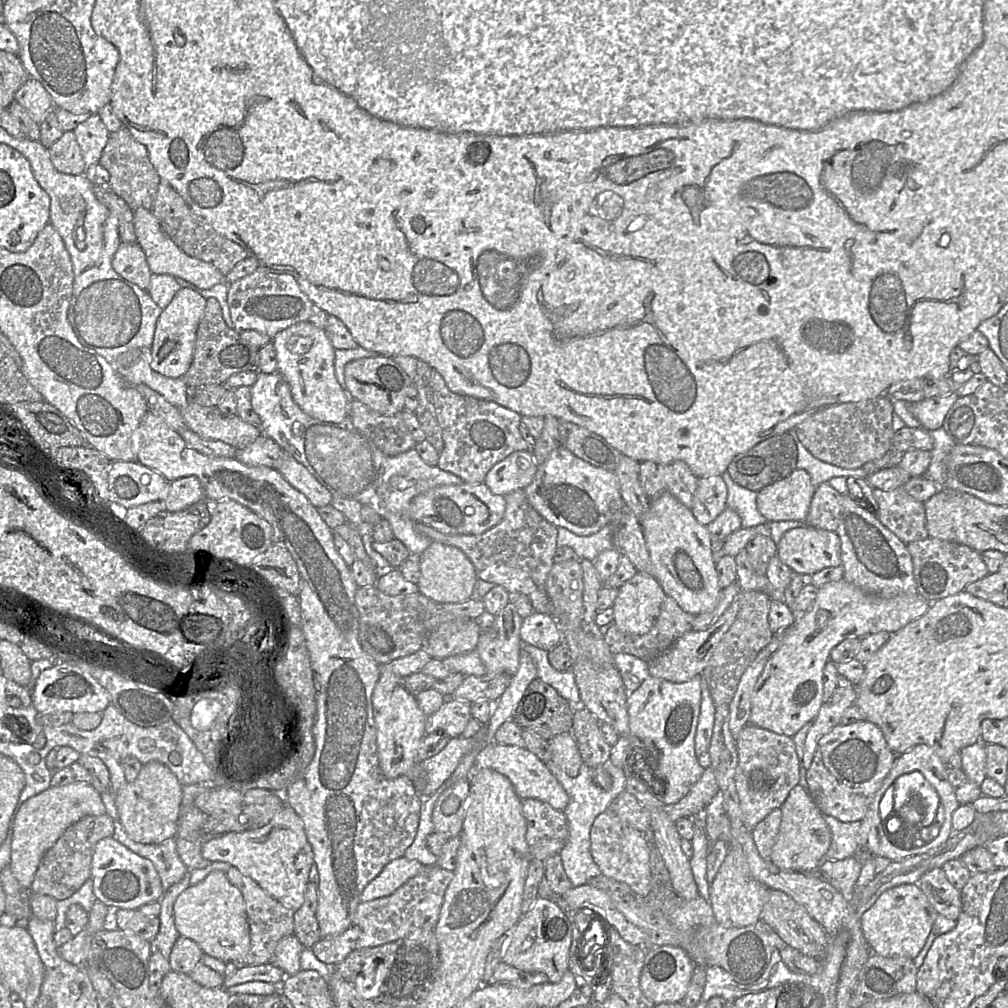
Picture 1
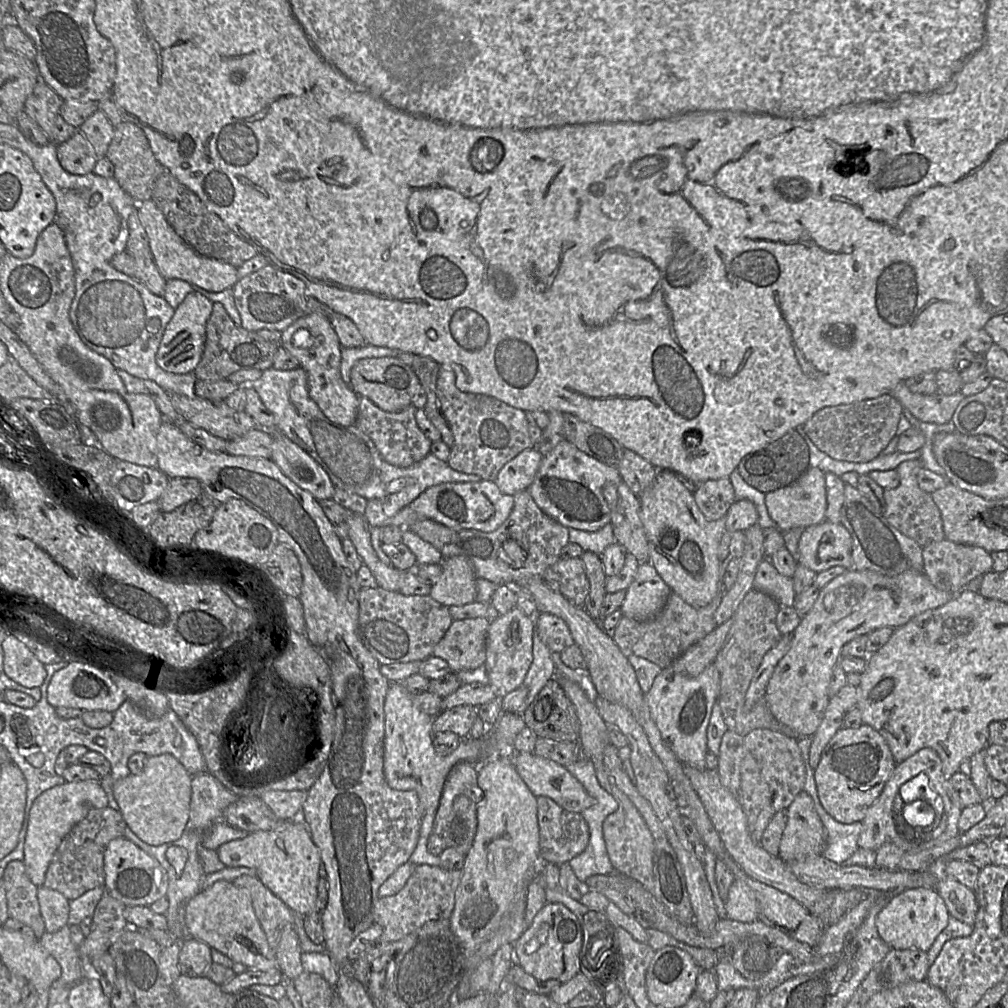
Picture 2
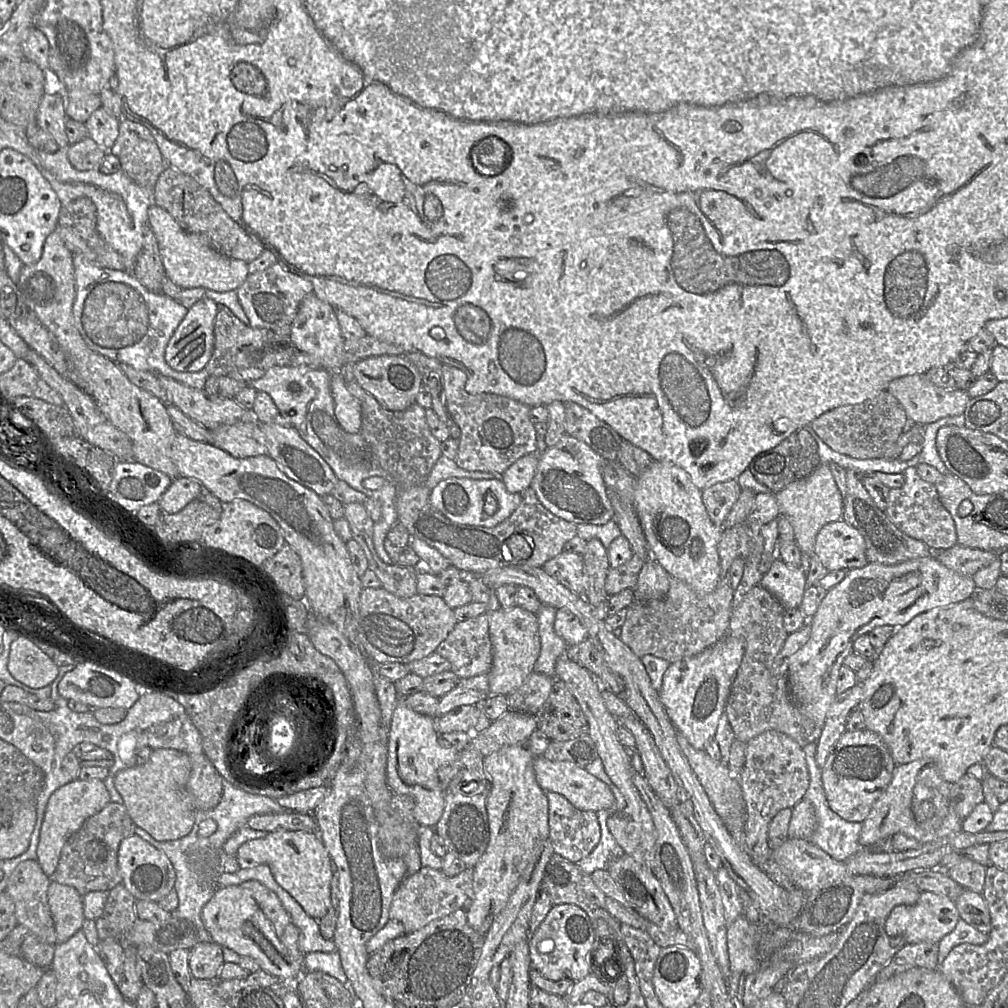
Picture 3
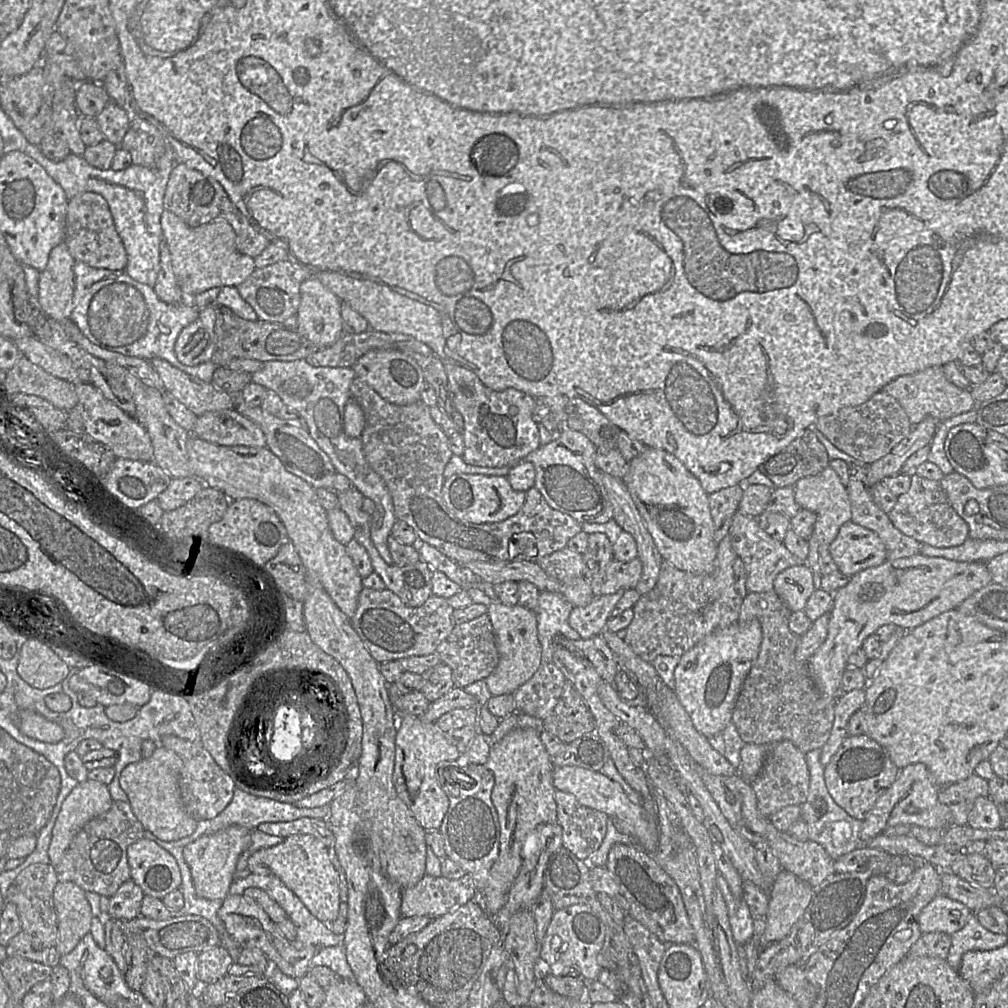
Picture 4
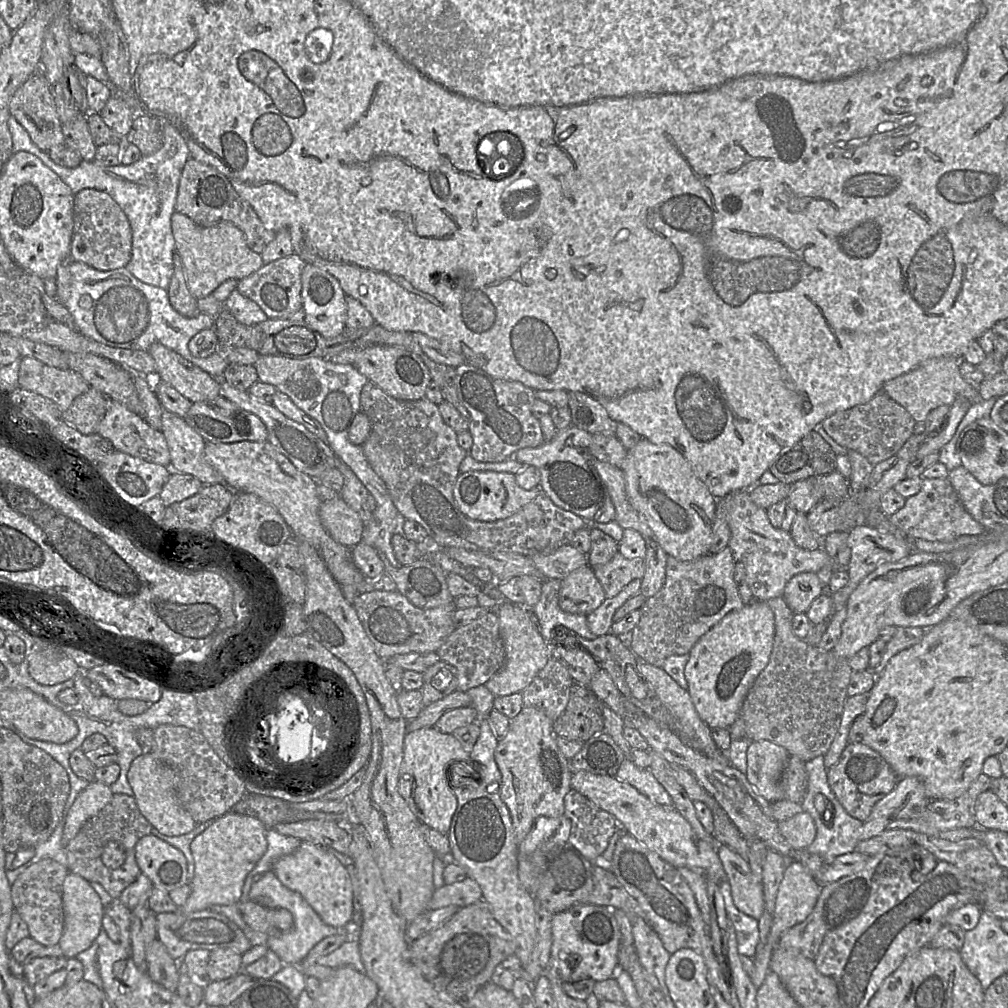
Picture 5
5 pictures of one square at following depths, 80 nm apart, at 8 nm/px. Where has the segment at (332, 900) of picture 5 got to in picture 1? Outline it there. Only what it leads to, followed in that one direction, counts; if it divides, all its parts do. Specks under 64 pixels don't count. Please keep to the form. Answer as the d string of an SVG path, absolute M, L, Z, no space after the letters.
M284 804L269 823L261 828L208 838L202 844L202 856L210 862L229 863L292 911L299 909L304 902L309 873L314 863L313 850L303 821L288 804Z

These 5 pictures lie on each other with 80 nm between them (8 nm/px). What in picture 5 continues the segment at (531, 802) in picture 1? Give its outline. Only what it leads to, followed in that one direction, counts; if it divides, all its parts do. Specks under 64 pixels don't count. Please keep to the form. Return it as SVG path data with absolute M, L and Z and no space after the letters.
M573 789L564 796L563 815L571 821L567 842L591 861L605 851L609 839L619 827L612 814Z

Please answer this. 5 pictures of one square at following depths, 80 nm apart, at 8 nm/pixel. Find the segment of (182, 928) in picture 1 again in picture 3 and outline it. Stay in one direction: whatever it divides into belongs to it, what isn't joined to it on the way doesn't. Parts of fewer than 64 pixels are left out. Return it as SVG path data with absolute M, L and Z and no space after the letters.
M236 885L218 887L203 907L201 918L211 941L253 958L260 969L280 979L298 979L305 972L304 962L290 956L250 891Z

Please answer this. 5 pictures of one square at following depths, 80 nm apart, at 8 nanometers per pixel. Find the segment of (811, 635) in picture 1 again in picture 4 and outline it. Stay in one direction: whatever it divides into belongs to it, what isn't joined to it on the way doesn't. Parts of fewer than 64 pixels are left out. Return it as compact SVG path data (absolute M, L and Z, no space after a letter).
M921 553L887 560L854 574L845 586L833 593L827 638L807 661L816 687L825 696L838 698L844 694L841 681L849 656L879 627L894 624L912 630L958 608L970 595L990 583L992 577L984 561L955 561Z

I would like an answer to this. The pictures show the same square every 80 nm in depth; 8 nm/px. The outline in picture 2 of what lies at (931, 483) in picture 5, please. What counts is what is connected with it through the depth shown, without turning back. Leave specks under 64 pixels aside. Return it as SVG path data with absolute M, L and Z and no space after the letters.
M920 458L903 461L895 470L900 476L896 488L884 489L885 510L889 523L903 535L913 539L922 547L945 539L941 513L932 495L923 491L917 481L918 473L923 468Z

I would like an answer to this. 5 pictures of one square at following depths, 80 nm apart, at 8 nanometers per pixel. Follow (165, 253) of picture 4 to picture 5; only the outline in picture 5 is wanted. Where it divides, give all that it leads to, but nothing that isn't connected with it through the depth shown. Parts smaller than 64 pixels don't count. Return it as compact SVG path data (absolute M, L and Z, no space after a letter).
M175 252L173 257L173 275L167 287L169 302L181 315L192 318L199 314L197 299L192 296L184 274L180 256Z

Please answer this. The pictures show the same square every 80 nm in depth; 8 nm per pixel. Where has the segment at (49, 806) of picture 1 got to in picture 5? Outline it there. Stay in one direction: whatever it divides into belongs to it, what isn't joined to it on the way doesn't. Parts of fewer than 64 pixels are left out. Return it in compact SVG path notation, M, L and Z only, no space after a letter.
M99 781L90 782L89 785L77 796L64 818L62 845L65 850L66 845L74 839L83 825L89 819L97 815L111 801L112 797L113 793L110 786Z

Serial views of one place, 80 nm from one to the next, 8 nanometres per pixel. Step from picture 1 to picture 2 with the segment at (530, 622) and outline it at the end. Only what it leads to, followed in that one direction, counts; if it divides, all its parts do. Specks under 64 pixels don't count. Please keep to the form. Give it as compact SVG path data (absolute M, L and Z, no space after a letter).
M539 613L534 620L538 636L553 653L560 653L574 644L569 627L562 618Z

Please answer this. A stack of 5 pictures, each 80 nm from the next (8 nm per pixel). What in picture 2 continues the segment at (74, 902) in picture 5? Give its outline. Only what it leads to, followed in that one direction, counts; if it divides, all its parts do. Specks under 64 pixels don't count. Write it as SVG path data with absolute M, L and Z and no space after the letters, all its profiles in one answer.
M40 886L38 900L46 931L54 933L68 925L70 900L60 892Z

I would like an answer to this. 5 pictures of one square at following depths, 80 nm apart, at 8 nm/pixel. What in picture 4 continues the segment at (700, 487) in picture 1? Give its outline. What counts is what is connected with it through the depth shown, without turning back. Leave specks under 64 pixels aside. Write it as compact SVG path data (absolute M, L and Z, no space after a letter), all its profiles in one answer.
M739 485L721 489L708 496L713 521L713 539L716 545L729 535L734 514L742 499L744 489Z

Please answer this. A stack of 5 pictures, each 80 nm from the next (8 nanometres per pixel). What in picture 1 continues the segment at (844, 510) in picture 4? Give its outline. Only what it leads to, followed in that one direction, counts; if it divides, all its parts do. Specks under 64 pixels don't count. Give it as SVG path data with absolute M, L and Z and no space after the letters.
M796 469L788 477L758 492L757 509L771 521L804 522L815 491L809 473Z

